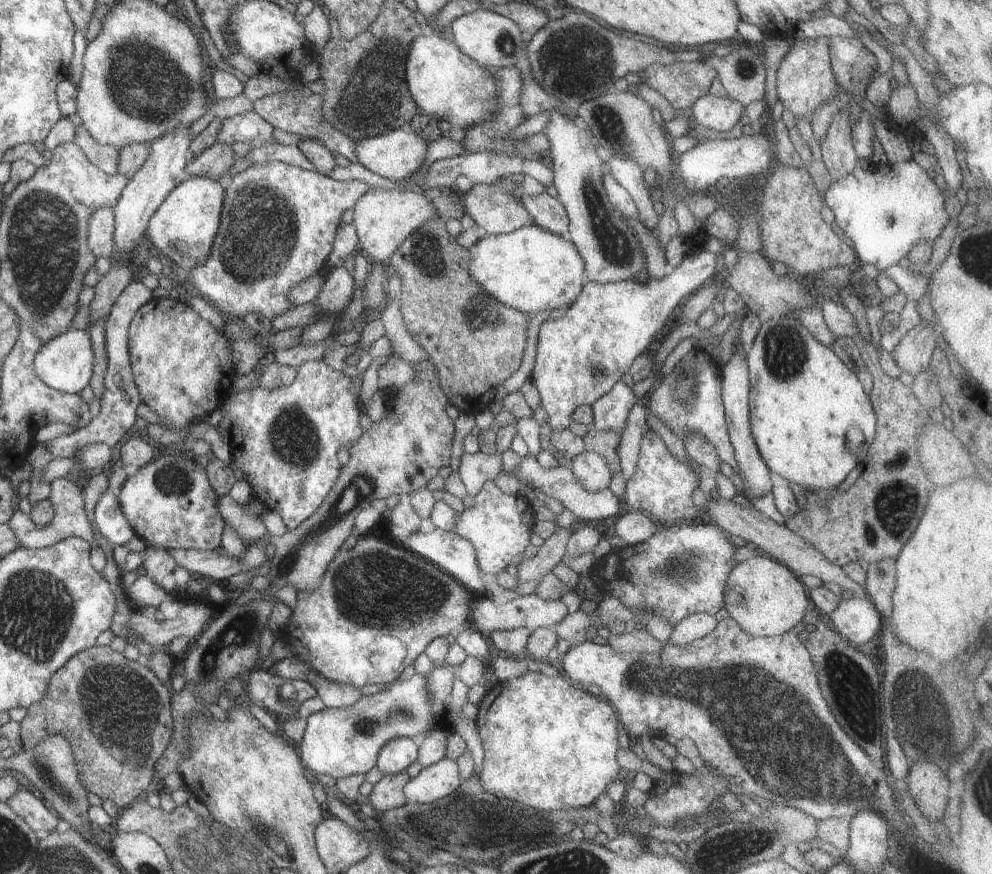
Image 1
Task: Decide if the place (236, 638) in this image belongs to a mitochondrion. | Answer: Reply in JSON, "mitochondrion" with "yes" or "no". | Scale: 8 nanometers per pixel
{"mitochondrion":"yes"}

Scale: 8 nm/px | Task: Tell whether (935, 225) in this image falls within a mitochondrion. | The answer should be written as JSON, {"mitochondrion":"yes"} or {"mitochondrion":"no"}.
{"mitochondrion":"no"}

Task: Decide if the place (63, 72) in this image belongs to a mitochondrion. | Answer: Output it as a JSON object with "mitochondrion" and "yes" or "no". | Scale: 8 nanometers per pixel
{"mitochondrion":"no"}

